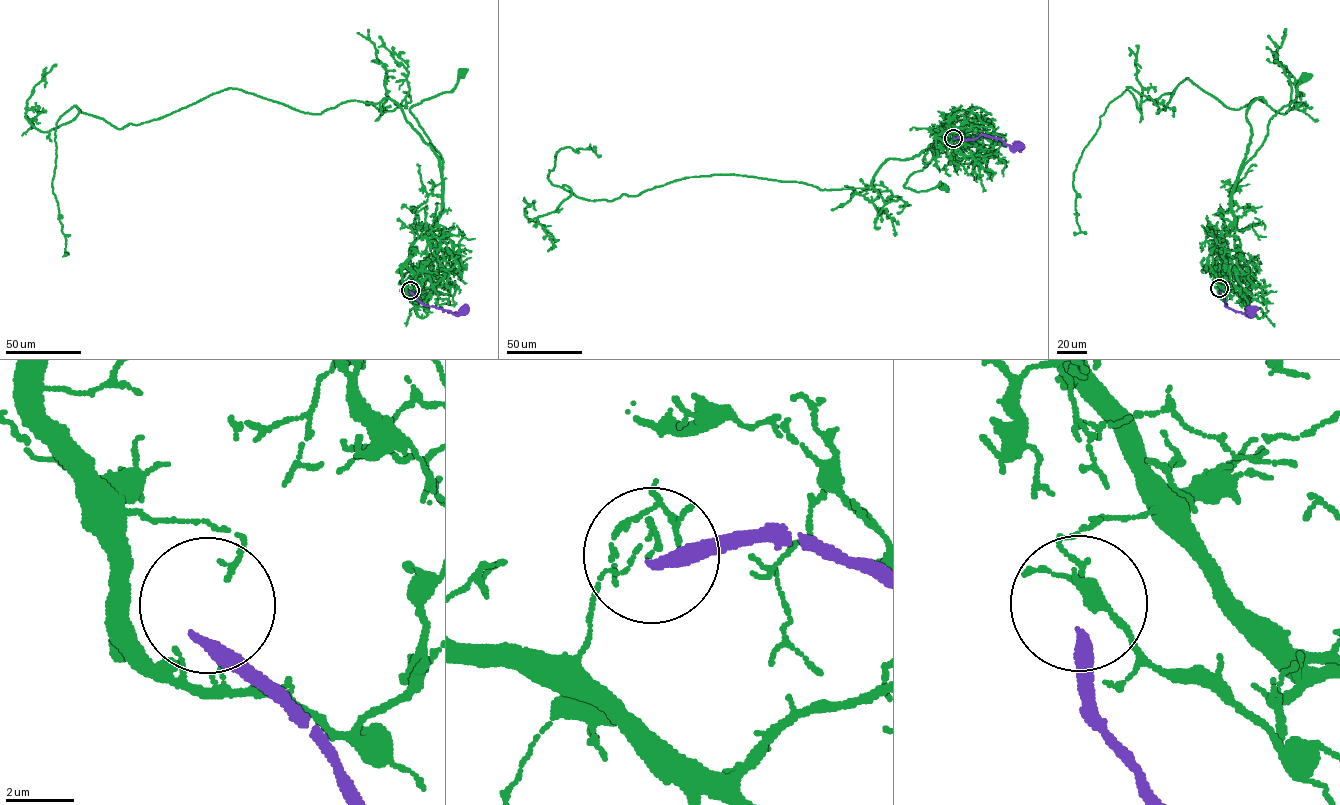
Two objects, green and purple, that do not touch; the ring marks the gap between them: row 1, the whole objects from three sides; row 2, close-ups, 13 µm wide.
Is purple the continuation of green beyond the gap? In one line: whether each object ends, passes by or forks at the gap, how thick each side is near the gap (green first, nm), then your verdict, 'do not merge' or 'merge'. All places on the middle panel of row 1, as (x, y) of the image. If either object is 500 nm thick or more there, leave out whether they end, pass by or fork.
green ends there; purple ends there; 140 nm thick on the green side, 280 nm on the other; do not merge

